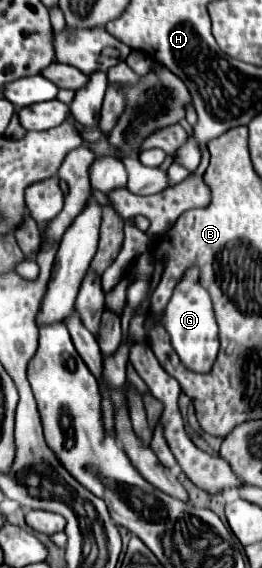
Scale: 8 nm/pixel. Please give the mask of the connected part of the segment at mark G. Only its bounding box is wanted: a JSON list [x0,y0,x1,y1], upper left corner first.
[163,267,219,373]

